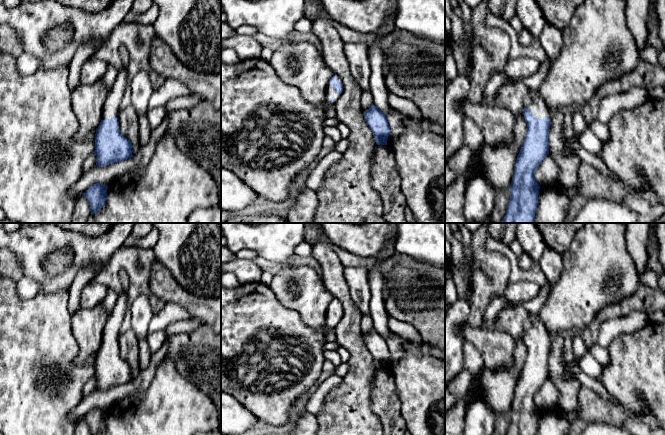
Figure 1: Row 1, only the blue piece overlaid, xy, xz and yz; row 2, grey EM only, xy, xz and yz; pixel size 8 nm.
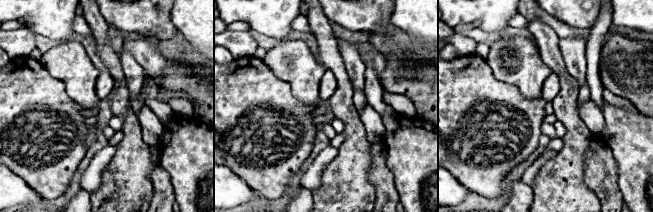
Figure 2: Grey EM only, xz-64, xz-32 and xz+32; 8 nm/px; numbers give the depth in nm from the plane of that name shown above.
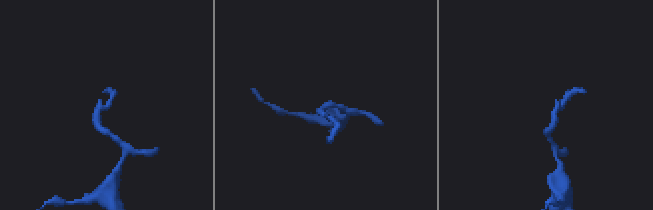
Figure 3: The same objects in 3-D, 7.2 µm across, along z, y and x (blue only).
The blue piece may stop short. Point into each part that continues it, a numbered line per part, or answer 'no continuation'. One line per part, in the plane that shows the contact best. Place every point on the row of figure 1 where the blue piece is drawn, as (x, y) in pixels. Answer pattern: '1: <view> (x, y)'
1: yz (532, 101)

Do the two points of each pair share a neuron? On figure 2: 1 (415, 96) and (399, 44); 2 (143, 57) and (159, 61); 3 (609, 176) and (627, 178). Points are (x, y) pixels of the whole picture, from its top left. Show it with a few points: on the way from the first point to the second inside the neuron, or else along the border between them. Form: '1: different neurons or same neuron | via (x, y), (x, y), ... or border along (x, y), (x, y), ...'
1: same neuron | via (402, 83), (400, 57)
2: same neuron | via (147, 57), (151, 57), (155, 61)
3: different neurons | border along (612, 154), (617, 166), (617, 185), (624, 200)

